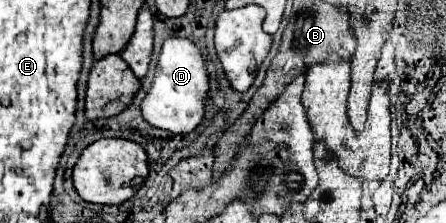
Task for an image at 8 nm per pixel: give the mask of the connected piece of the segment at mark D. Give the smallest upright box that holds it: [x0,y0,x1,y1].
[141,37,209,135]

